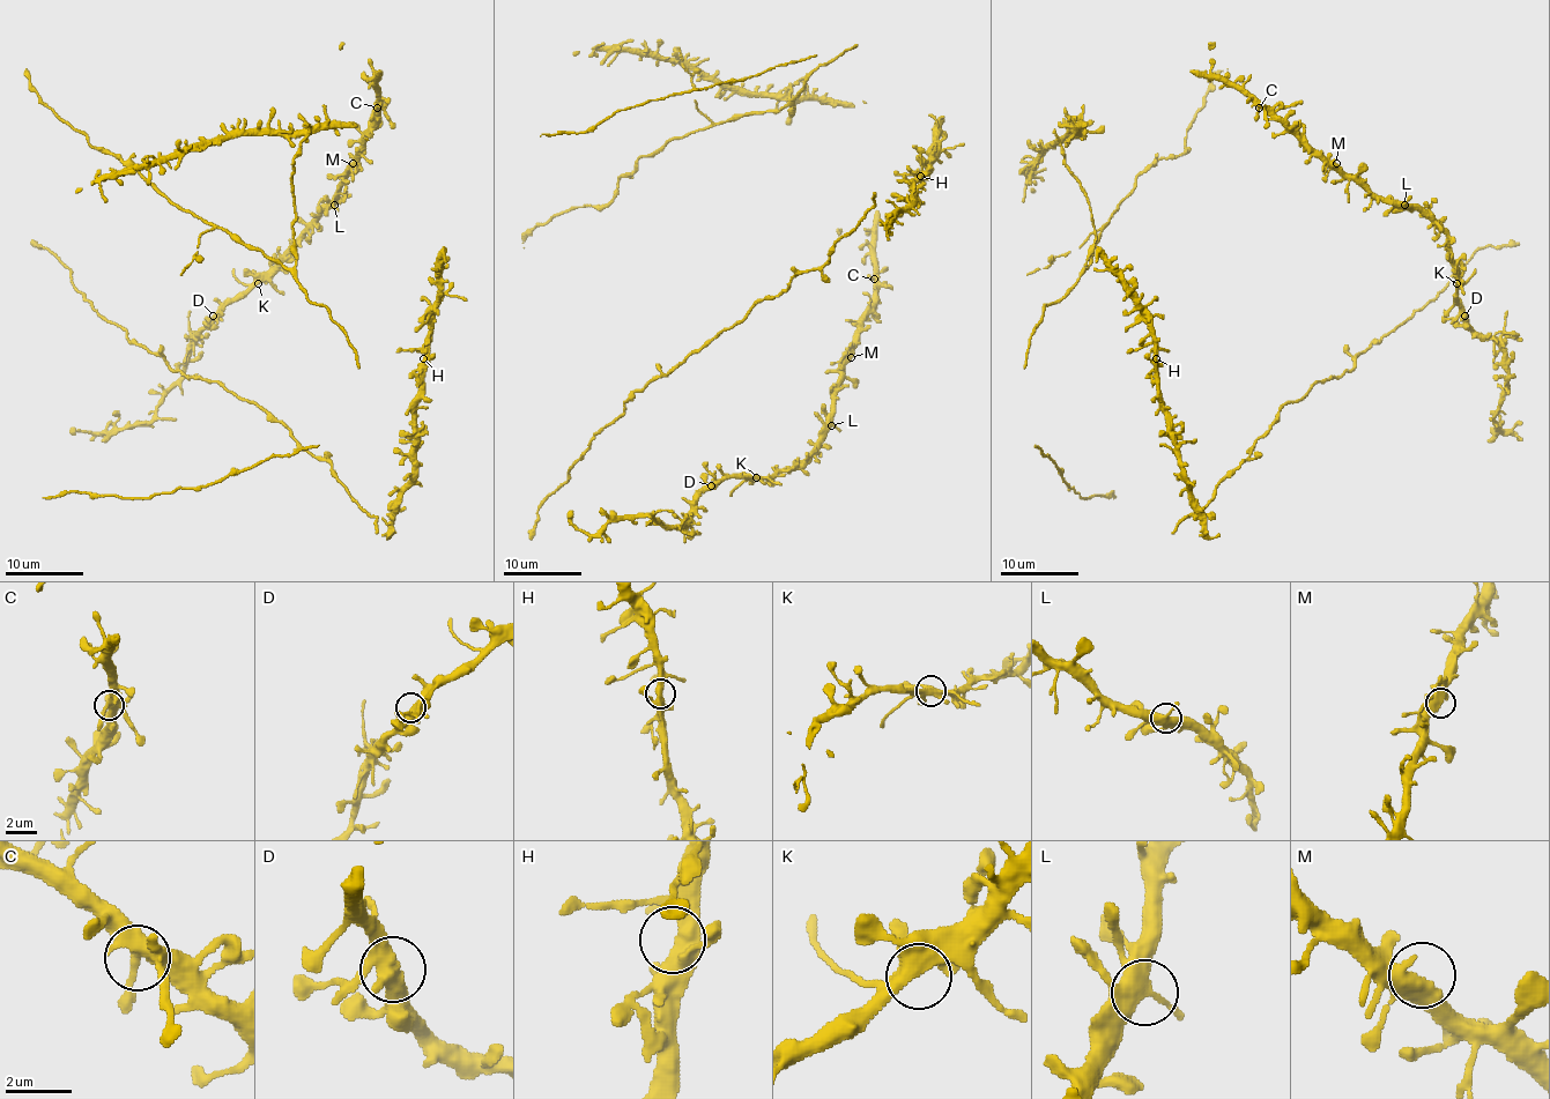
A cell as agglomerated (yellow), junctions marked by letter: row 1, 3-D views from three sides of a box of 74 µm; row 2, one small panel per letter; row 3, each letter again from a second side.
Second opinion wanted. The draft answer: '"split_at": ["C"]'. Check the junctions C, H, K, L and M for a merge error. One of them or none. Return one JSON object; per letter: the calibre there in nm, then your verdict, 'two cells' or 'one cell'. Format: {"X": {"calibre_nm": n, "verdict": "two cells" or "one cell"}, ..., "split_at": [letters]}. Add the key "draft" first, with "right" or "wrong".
{"draft": "wrong", "C": {"calibre_nm": 400, "verdict": "one cell"}, "H": {"calibre_nm": 440, "verdict": "one cell"}, "K": {"calibre_nm": 440, "verdict": "one cell"}, "L": {"calibre_nm": 440, "verdict": "one cell"}, "M": {"calibre_nm": 440, "verdict": "one cell"}, "split_at": []}

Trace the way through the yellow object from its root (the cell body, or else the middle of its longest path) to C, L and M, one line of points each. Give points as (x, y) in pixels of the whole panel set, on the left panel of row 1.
C: (343, 179), (357, 156), (361, 138), (377, 120), (377, 108)
L: (343, 179), (334, 205)
M: (343, 179), (343, 173), (353, 163)

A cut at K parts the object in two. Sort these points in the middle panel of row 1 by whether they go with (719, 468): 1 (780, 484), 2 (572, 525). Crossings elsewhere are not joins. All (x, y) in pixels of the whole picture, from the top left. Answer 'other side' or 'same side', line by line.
1: same side
2: same side

